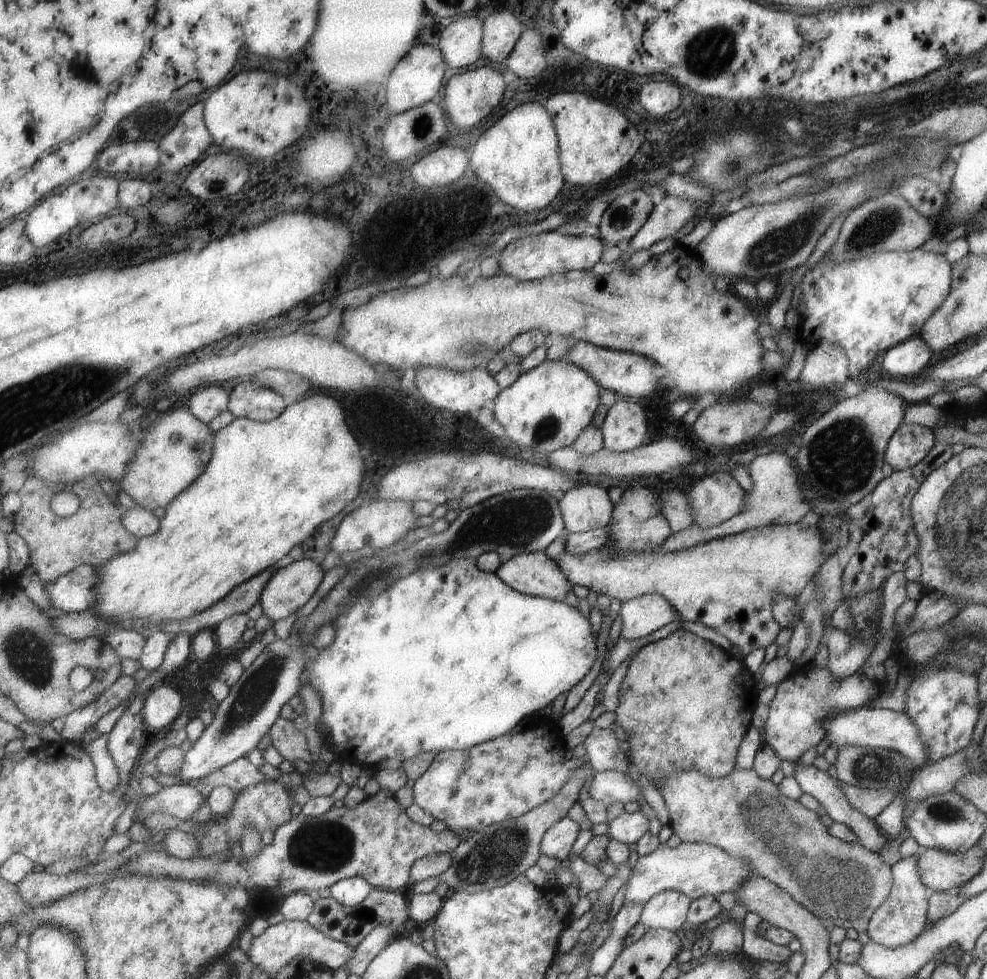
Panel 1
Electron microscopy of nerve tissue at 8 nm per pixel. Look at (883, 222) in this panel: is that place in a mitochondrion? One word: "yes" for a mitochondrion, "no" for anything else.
yes

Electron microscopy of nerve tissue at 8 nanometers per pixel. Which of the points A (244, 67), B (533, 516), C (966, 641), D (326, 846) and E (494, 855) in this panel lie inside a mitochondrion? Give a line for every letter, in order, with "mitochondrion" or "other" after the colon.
A: other
B: mitochondrion
C: mitochondrion
D: mitochondrion
E: mitochondrion

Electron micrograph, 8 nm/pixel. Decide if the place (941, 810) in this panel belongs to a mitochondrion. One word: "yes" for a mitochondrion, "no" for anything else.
yes

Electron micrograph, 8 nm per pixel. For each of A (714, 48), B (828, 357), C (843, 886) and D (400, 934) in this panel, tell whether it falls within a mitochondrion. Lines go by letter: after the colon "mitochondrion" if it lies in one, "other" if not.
A: mitochondrion
B: other
C: mitochondrion
D: other

